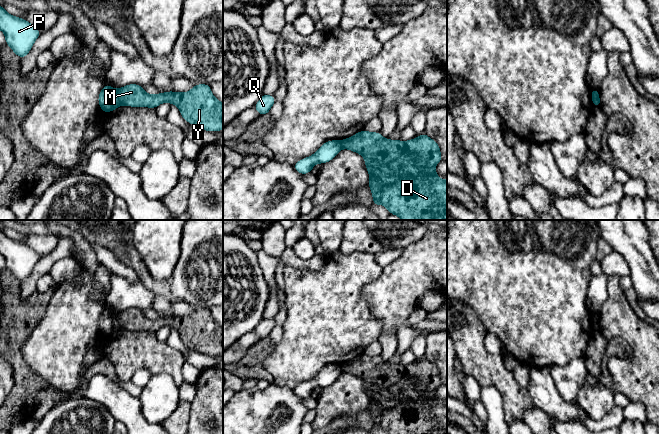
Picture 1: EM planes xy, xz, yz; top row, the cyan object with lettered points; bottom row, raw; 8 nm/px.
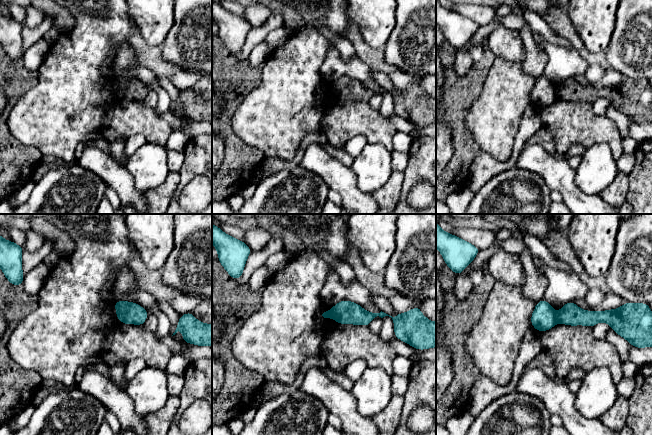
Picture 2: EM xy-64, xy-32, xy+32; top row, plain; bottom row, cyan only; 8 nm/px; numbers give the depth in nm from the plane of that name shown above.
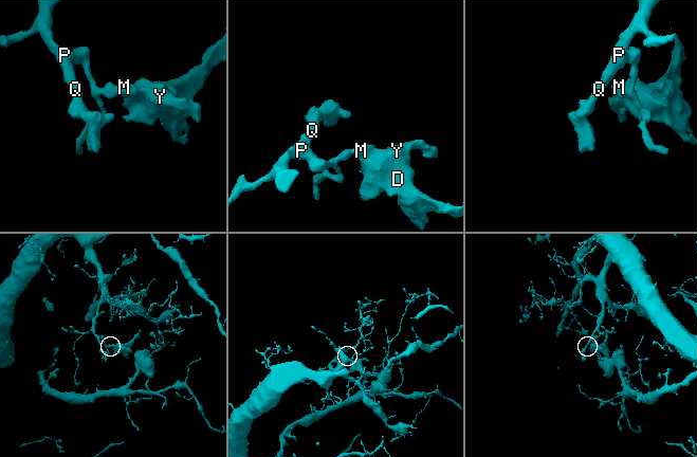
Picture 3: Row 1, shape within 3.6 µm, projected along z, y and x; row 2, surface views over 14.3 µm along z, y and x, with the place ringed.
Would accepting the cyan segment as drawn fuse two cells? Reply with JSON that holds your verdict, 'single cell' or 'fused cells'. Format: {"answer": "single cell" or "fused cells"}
{"answer": "fused cells"}

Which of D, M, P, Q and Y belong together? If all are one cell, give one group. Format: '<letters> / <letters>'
D M Y / P Q

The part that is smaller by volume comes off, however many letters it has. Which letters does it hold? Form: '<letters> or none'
D, M, Y

